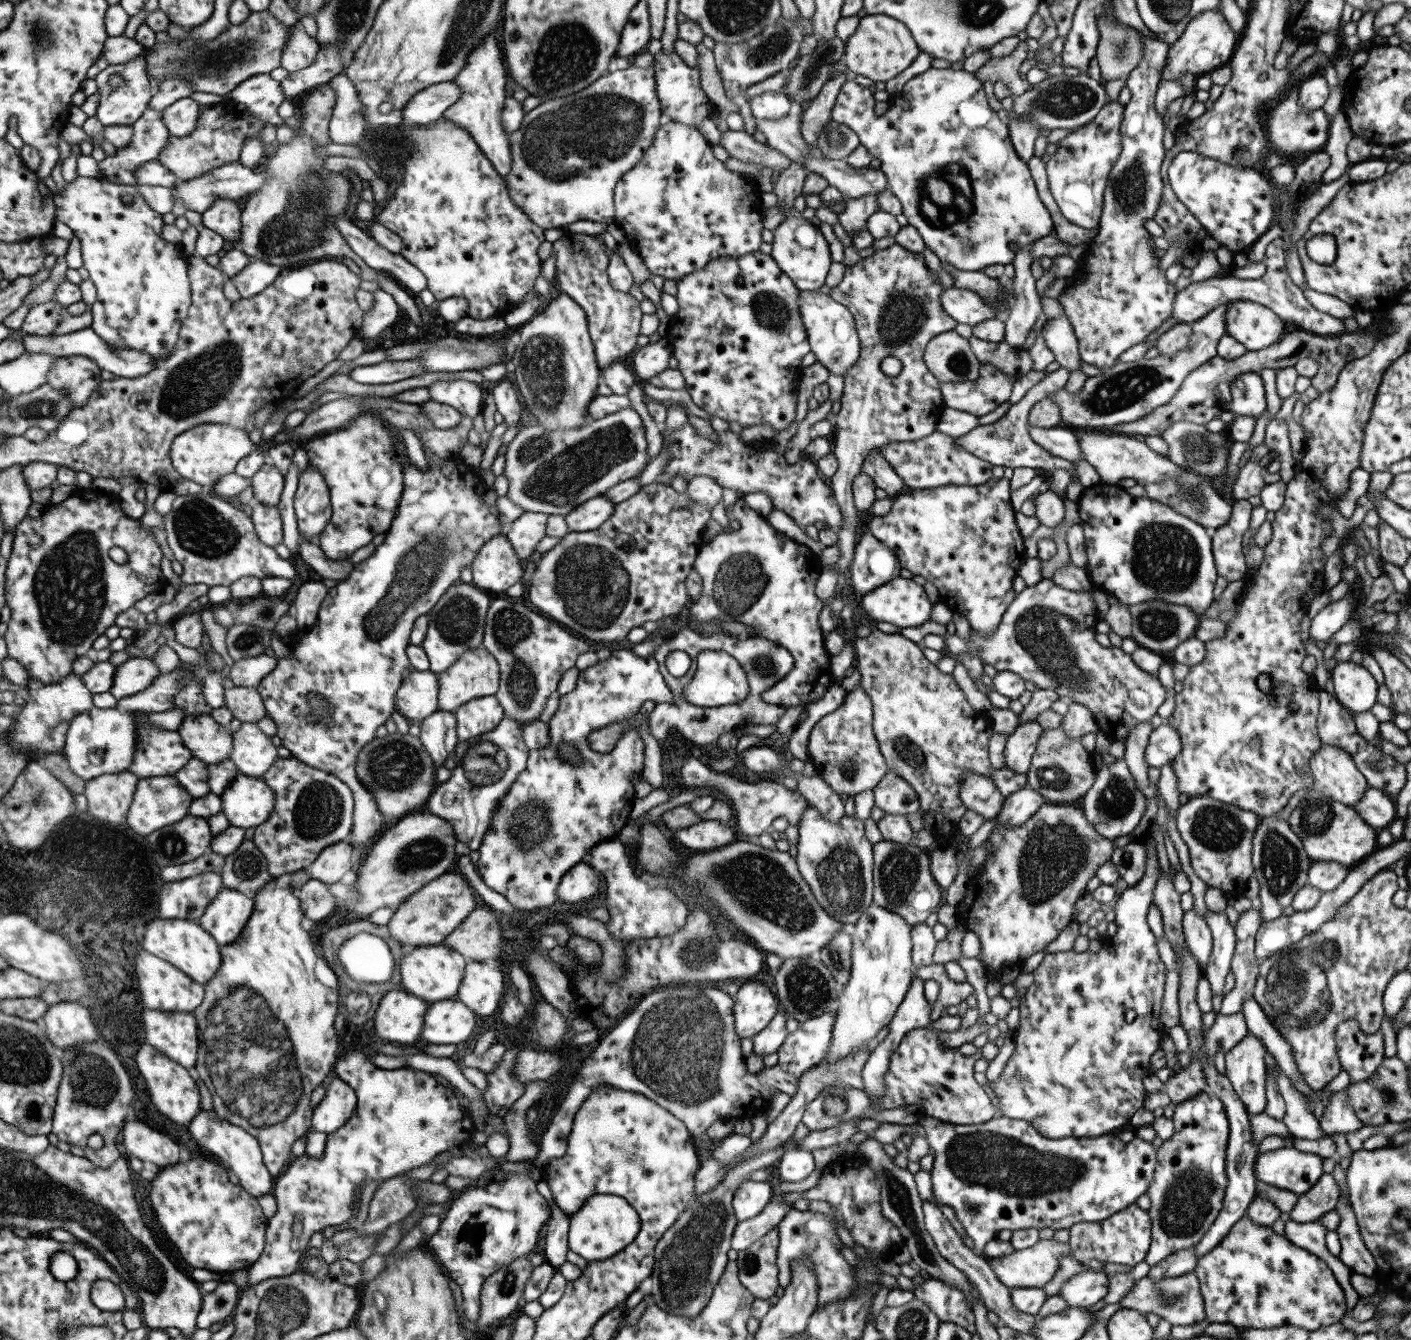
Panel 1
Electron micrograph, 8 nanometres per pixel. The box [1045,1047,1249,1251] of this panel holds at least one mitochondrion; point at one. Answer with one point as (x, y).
(1186, 1202)

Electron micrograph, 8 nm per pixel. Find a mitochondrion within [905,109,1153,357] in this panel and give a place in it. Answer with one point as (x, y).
(958, 176)

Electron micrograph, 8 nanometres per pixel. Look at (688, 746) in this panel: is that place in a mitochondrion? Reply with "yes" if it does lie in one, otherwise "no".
no

